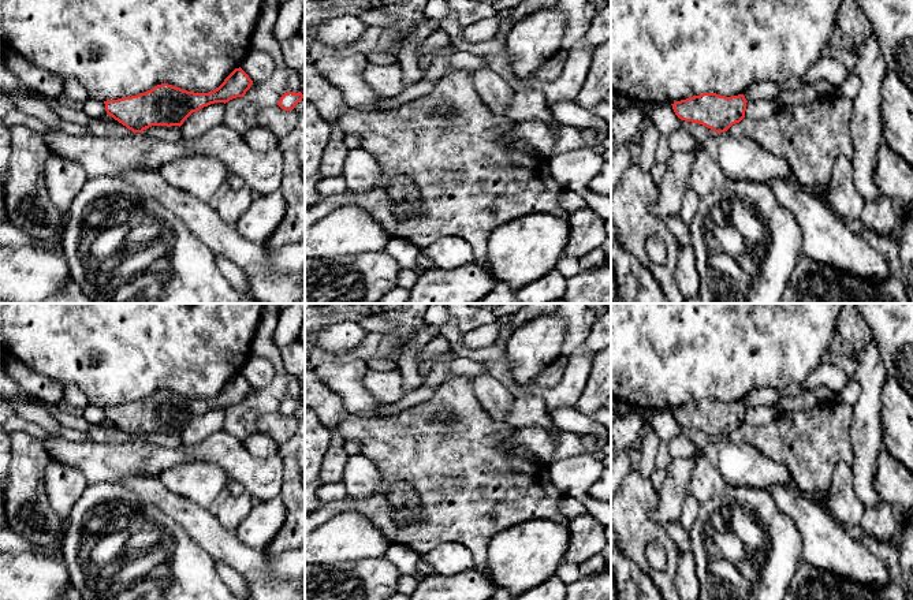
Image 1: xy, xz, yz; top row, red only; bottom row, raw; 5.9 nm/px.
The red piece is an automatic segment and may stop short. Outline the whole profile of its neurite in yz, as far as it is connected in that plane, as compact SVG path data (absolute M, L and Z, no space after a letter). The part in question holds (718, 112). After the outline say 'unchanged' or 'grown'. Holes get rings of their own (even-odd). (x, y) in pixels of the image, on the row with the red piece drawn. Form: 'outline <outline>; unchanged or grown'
outline M703 93L671 105L681 120L703 124L715 133L724 133L745 118L746 103L744 94L726 97Z; unchanged

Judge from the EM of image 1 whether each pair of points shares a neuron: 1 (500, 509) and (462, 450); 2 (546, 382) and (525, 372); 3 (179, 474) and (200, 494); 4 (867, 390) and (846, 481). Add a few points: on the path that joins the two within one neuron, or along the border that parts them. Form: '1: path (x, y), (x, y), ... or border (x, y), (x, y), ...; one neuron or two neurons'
1: path (485, 495), (462, 472), (462, 465); one neuron
2: border (559, 356), (533, 382); two neurons
3: path (185, 480), (194, 488); one neuron
4: border (849, 465), (857, 498); two neurons

